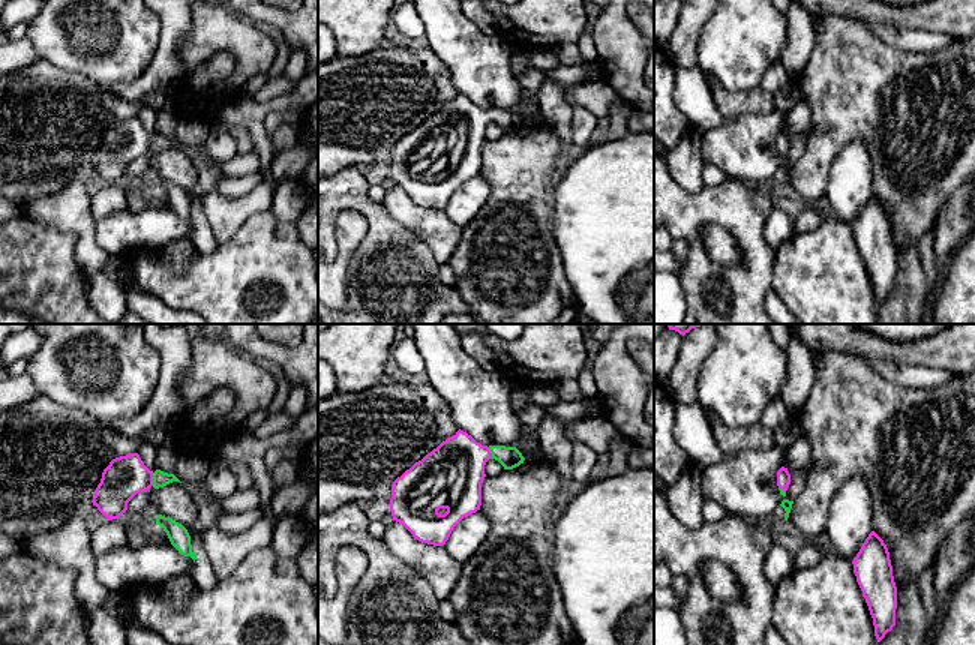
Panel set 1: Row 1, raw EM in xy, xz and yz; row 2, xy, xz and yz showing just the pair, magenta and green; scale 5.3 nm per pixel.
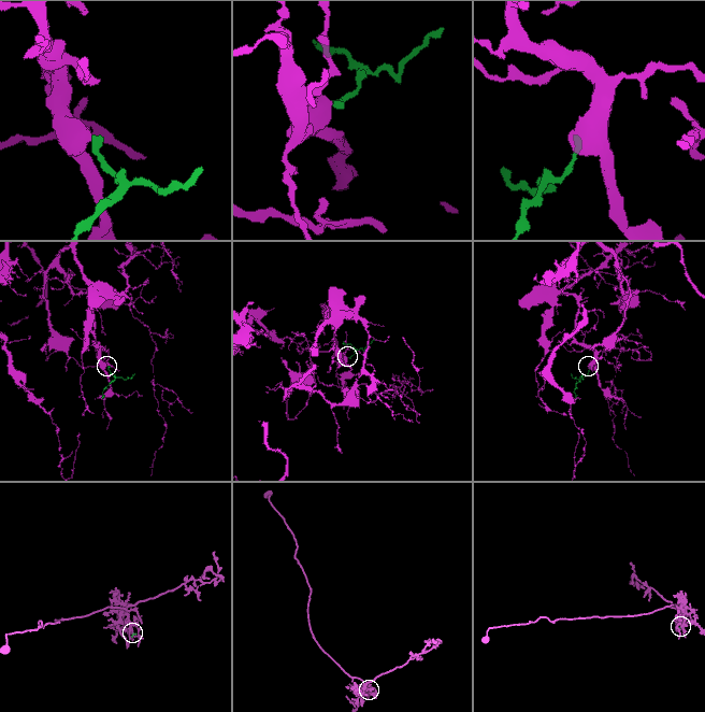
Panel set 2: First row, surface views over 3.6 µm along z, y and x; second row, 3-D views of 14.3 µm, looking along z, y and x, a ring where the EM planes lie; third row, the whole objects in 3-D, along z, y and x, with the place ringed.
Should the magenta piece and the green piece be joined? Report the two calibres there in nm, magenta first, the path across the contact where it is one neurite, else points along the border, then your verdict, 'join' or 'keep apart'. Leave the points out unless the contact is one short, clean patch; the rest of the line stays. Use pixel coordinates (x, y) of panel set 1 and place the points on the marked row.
220/90 nm | across xy (126, 476), (152, 479), (161, 479) | join

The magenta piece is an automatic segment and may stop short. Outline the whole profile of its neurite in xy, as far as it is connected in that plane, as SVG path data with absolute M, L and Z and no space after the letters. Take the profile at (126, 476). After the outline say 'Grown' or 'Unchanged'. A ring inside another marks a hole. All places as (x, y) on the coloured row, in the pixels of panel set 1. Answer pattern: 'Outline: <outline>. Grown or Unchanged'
Outline: M129 453L112 459L104 470L92 502L106 520L118 519L136 494L147 492L152 486L159 489L172 482L180 480L160 470L150 471L138 453Z. Grown

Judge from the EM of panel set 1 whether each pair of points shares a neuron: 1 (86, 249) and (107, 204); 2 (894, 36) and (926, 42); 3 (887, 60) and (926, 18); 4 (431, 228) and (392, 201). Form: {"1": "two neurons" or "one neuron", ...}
{"1": "two neurons", "2": "one neuron", "3": "two neurons", "4": "one neuron"}

